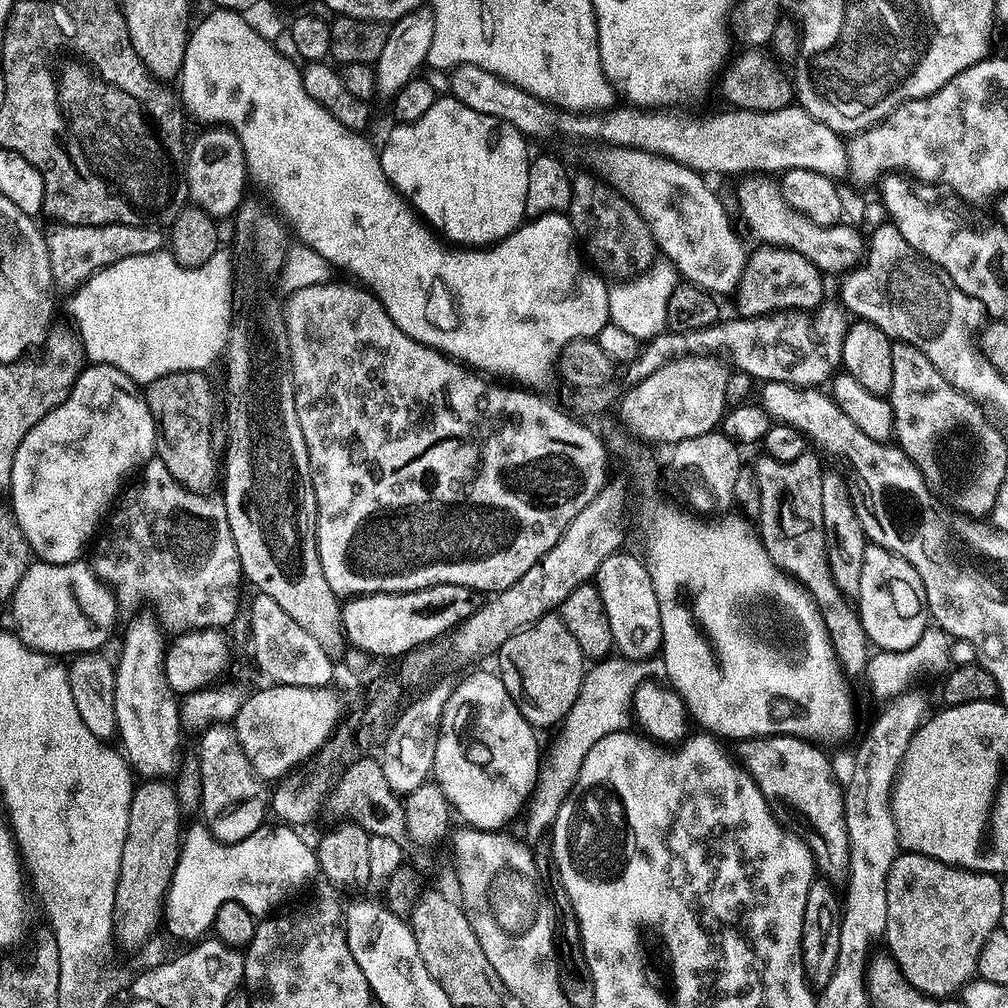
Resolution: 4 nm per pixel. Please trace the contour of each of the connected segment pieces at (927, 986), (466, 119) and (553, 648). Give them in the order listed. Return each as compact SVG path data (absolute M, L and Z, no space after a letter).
M901 851L886 882L886 930L883 939L892 940L887 951L898 962L906 982L933 998L952 998L976 976L978 954L990 934L1000 928L1002 883L991 872L955 868L926 854Z
M444 94L436 99L434 106L430 106L430 110L426 110L426 114L422 114L422 118L412 124L397 123L392 127L383 144L384 149L381 147L378 155L386 178L445 241L456 246L491 246L500 240L505 240L511 232L516 231L521 224L525 223L526 182L528 181L528 165L530 163L529 141L518 129L510 126L510 122L490 118L490 114L478 114L474 110L470 110L470 106L462 106L462 102L455 100L451 94Z
M559 614L542 616L532 625L513 634L503 642L494 656L494 661L497 664L495 667L498 669L499 678L506 686L510 698L514 698L522 718L526 718L526 722L530 722L537 730L561 723L579 696L579 688L583 684L586 671L586 657L582 654L582 646L578 646L574 634L566 630L566 622L562 622Z

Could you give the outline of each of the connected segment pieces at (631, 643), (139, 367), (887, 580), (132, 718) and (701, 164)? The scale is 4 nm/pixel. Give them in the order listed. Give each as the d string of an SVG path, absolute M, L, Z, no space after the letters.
M619 550L598 566L594 583L606 606L606 618L610 618L615 651L628 660L651 661L651 656L661 651L664 623L658 614L658 594L654 594L648 565L639 555L631 556L626 550Z
M161 250L154 254L142 254L134 258L124 258L122 262L111 264L110 267L96 272L85 284L81 284L75 291L72 300L72 316L76 319L74 323L75 331L78 333L80 343L84 345L85 357L94 364L109 364L122 374L129 376L135 384L147 386L163 376L178 374L179 372L204 372L215 362L216 359L225 355L228 347L228 335L232 333L232 321L234 319L234 260L231 255L228 256L224 250L217 250L201 268L183 268L183 266L174 259L171 251Z
M869 543L862 558L858 611L869 641L885 652L910 650L930 626L928 599L922 578L918 578L918 570L914 570L906 558L873 543Z
M141 611L124 634L124 649L120 652L120 661L115 661L116 689L114 690L114 714L116 715L116 736L119 747L128 762L128 767L140 778L172 778L180 771L180 700L170 686L164 669L166 651L165 633L151 611Z
M791 104L782 110L770 112L746 111L744 109L727 110L728 112L720 113L718 116L714 117L713 120L690 120L686 116L676 116L680 114L659 114L654 110L637 110L631 106L623 107L624 108L619 108L619 106L616 106L606 112L603 116L592 116L589 118L578 114L565 115L563 117L565 119L564 128L572 136L592 136L588 138L595 138L597 141L605 144L616 144L619 148L637 148L643 152L665 156L666 158L670 158L674 162L678 162L687 168L692 168L701 174L709 174L708 172L726 172L728 174L744 174L746 172L776 172L775 174L780 174L790 169L808 169L814 170L823 176L830 177L833 180L839 180L840 177L843 175L846 176L849 173L848 150L843 137L834 130L830 130L825 123L818 122L816 118L814 118L808 111L798 104Z

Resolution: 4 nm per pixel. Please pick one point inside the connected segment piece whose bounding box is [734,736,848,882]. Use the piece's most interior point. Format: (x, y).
(796, 778)

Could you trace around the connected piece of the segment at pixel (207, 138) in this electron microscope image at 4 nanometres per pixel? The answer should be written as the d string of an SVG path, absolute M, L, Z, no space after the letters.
M214 126L204 132L196 141L191 141L186 152L186 175L188 178L188 194L191 203L204 211L207 216L213 218L228 218L235 213L236 209L244 203L246 193L244 184L249 183L248 167L244 161L242 142L232 132L223 126Z

